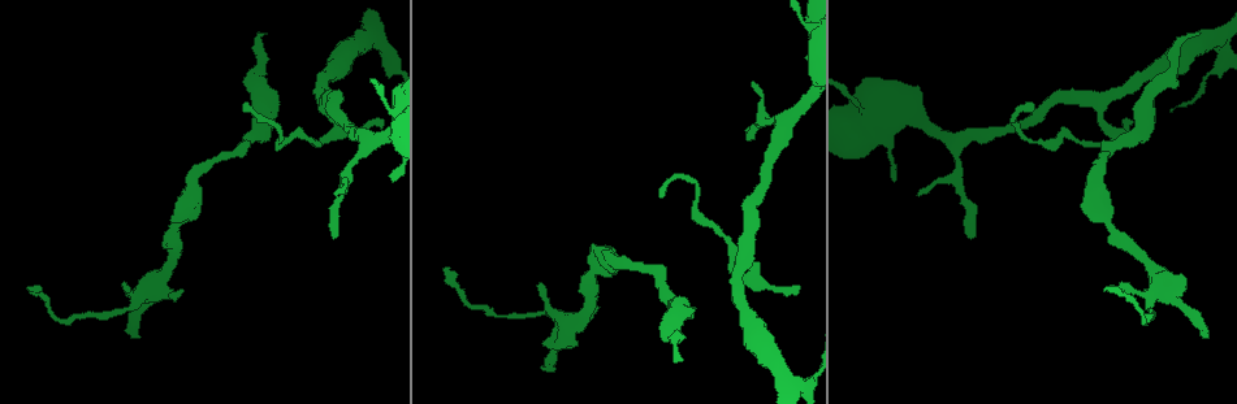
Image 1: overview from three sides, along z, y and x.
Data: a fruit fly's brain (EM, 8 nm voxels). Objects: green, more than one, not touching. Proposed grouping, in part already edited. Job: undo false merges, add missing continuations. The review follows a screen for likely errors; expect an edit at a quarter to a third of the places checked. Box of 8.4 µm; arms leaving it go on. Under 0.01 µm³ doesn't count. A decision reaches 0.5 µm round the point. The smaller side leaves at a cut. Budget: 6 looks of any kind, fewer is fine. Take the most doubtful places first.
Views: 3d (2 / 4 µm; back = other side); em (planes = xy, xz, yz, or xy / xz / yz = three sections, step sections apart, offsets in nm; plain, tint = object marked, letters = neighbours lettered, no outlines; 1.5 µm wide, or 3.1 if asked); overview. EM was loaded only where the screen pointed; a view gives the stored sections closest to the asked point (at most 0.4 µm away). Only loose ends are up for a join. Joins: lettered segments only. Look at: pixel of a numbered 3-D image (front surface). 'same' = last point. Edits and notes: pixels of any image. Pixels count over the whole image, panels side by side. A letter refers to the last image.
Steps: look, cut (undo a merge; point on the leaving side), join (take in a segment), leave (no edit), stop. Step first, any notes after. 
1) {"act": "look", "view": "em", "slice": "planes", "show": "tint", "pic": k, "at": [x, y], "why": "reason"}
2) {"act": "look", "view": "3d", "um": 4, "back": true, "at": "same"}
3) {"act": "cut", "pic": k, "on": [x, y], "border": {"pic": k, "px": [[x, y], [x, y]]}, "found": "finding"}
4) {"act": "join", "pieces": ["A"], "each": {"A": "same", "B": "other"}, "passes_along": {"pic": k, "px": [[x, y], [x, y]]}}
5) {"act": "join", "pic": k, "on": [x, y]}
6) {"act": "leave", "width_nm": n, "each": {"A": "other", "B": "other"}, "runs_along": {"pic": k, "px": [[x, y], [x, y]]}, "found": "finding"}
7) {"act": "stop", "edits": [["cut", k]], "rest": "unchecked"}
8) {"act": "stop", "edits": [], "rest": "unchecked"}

{"act": "look", "view": "3d", "um": 2, "back": true, "pic": 1, "at": [333, 239]}

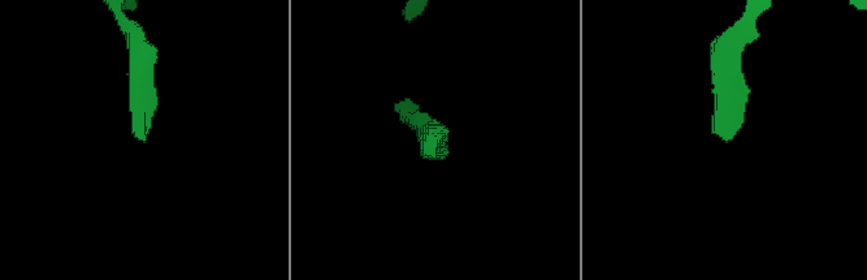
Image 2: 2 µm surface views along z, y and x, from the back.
{"act": "look", "view": "em", "slice": "planes", "show": "letters", "pic": 2, "at": [726, 142]}

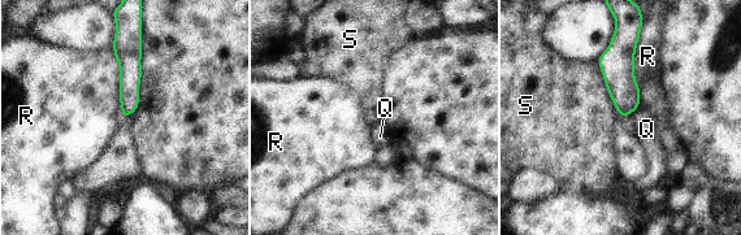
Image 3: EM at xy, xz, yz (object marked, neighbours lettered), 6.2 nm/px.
{"act": "leave", "width_nm": 130, "longest_contact_nm": ["R", 440], "each": {"Q": "other", "R": "other", "S": "other"}, "found": "none of them fits"}

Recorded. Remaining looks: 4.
{"act": "look", "view": "em", "slice": "planes", "show": "plain", "pic": 1, "at": [554, 372], "why": "branch stops here"}

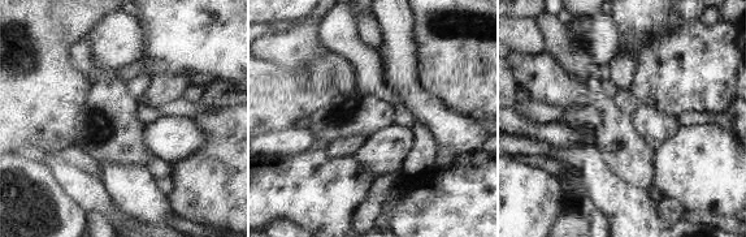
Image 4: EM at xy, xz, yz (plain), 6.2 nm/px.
{"act": "look", "view": "em", "slice": "planes", "show": "letters", "at": "same"}

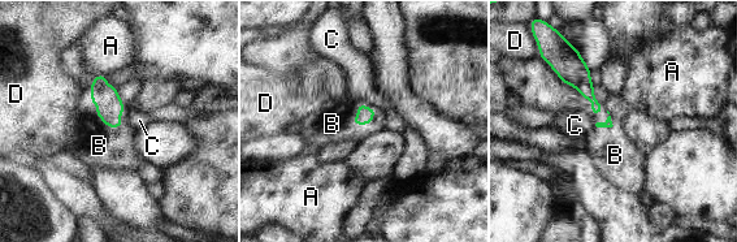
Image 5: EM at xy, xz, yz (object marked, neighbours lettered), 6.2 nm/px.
{"act": "join", "pieces": ["B"], "each": {"A": "other", "B": "same", "C": "other", "D": "other"}, "passes_along": {"pic": 5, "px": [[105, 95], [95, 112], [99, 146]]}, "found": "the cell continues"}

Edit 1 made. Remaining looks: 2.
{"act": "stop", "edits": [["join", 5]], "rest": "unchecked"}

